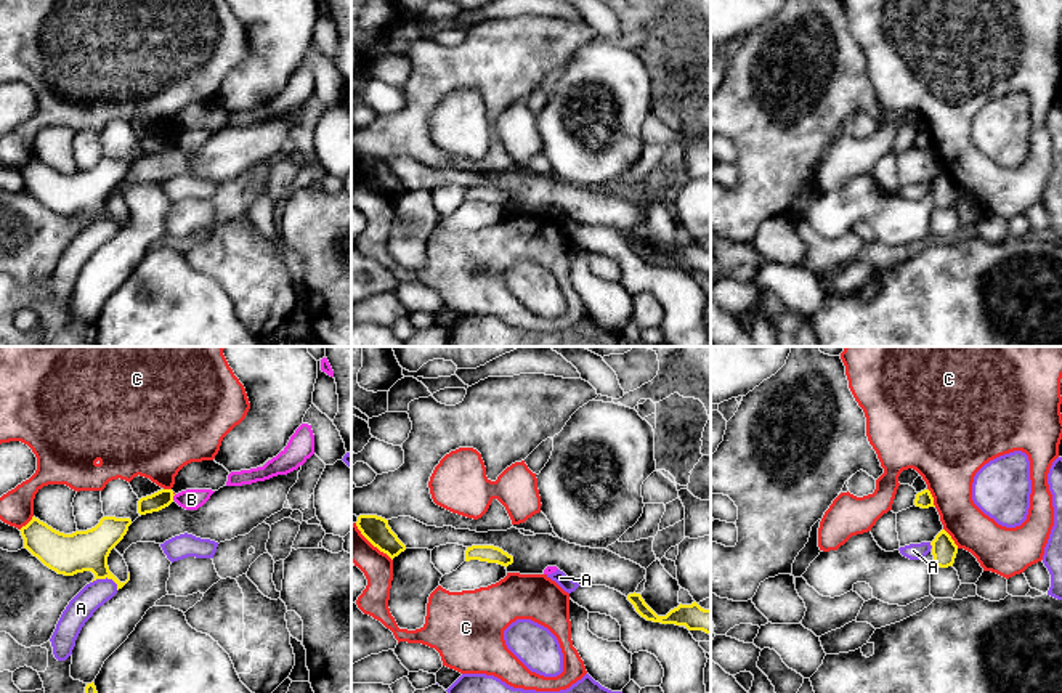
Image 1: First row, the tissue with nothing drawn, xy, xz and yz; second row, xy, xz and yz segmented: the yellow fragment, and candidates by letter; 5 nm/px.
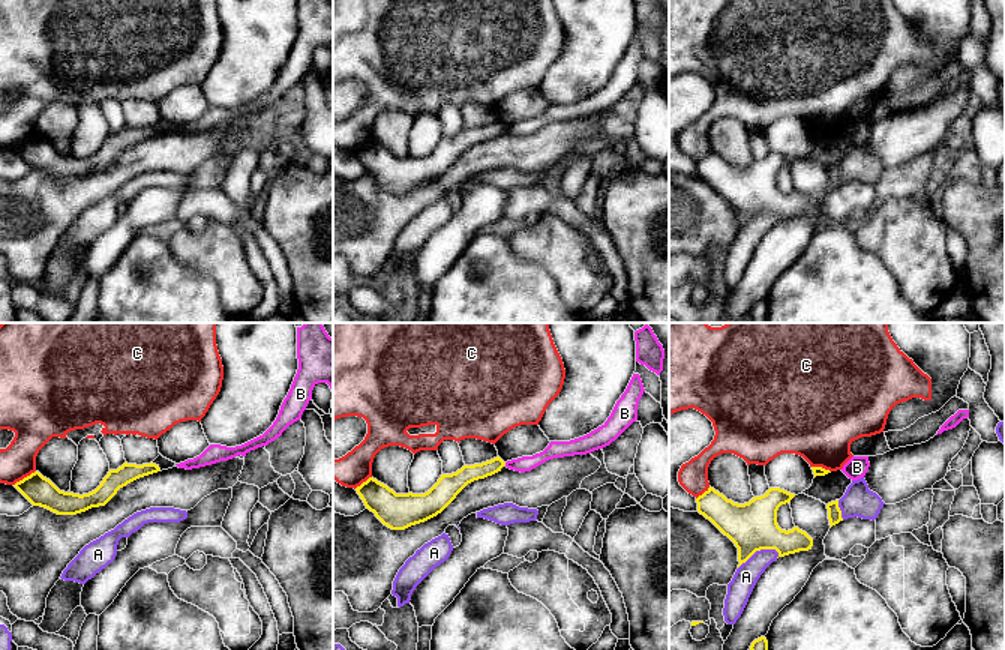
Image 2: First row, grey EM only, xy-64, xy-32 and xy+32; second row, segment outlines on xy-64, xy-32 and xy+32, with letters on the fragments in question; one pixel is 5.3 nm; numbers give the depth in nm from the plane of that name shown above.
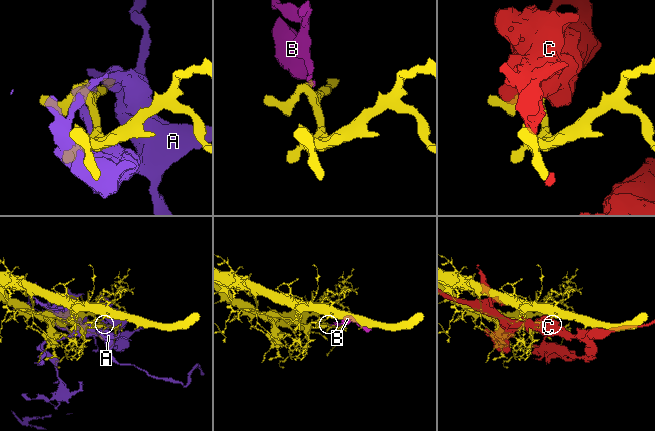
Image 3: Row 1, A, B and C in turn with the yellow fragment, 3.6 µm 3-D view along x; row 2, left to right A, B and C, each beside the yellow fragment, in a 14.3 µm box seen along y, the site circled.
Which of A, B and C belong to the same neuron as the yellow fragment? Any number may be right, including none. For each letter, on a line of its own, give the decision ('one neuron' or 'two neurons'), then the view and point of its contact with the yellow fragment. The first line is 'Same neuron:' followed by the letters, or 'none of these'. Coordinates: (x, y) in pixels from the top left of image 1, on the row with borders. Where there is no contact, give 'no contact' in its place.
Same neuron: none of these
A: two neurons | xy (106, 576)
B: two neurons | xy (172, 498)
C: two neurons | yz (950, 538)

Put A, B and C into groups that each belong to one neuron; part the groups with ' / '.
A / B / C

